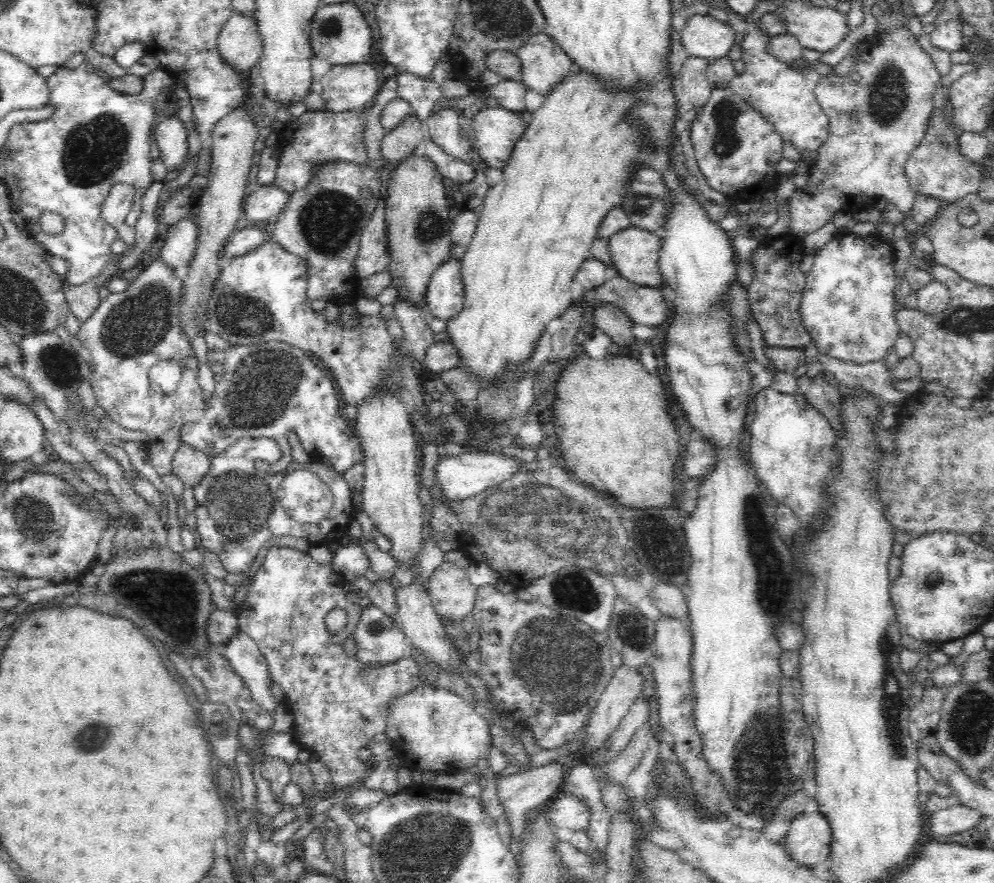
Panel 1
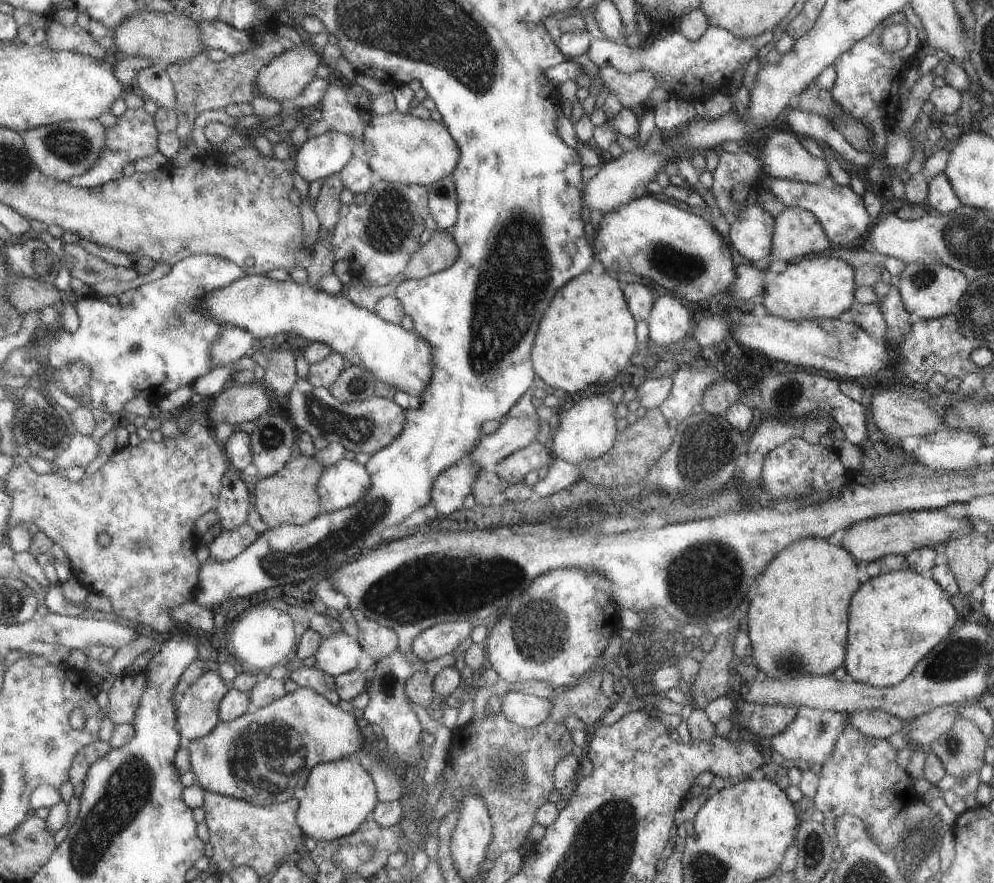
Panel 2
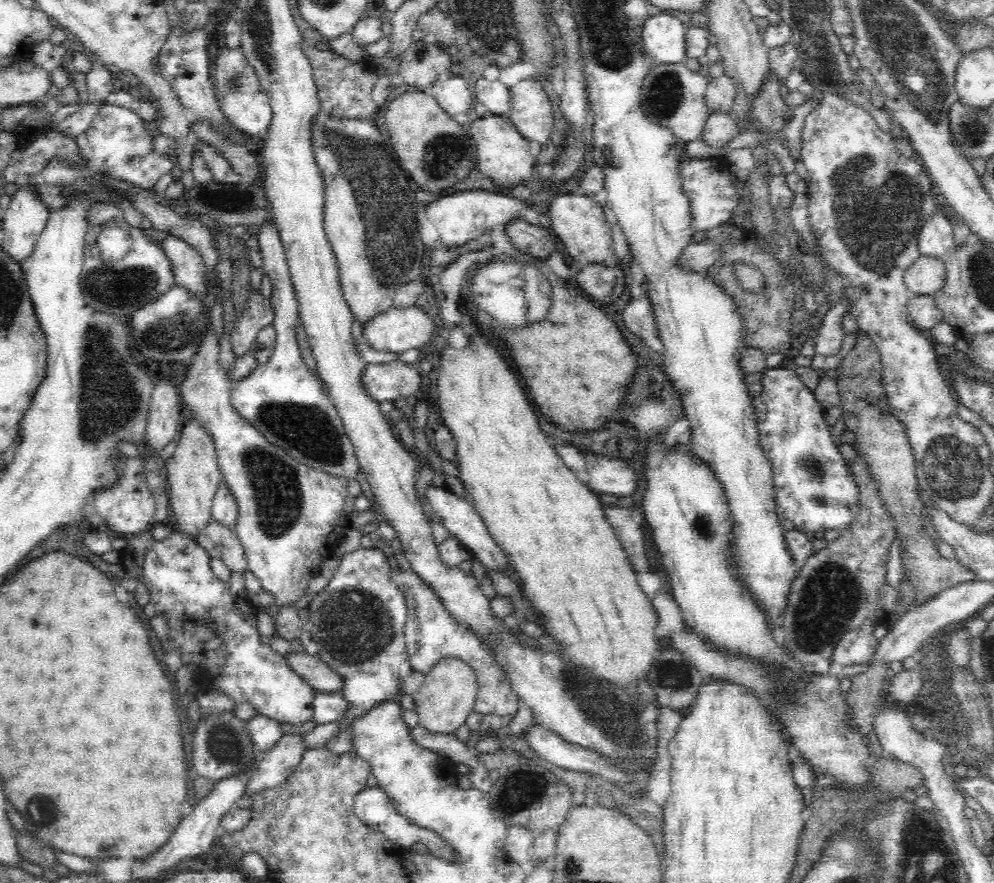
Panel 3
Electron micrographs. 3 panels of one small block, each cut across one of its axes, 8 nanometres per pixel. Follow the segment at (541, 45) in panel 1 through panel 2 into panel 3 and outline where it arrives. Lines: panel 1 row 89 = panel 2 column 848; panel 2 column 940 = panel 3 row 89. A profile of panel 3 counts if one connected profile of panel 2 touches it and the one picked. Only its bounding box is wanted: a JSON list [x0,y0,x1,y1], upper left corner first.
[507,79,553,144]

